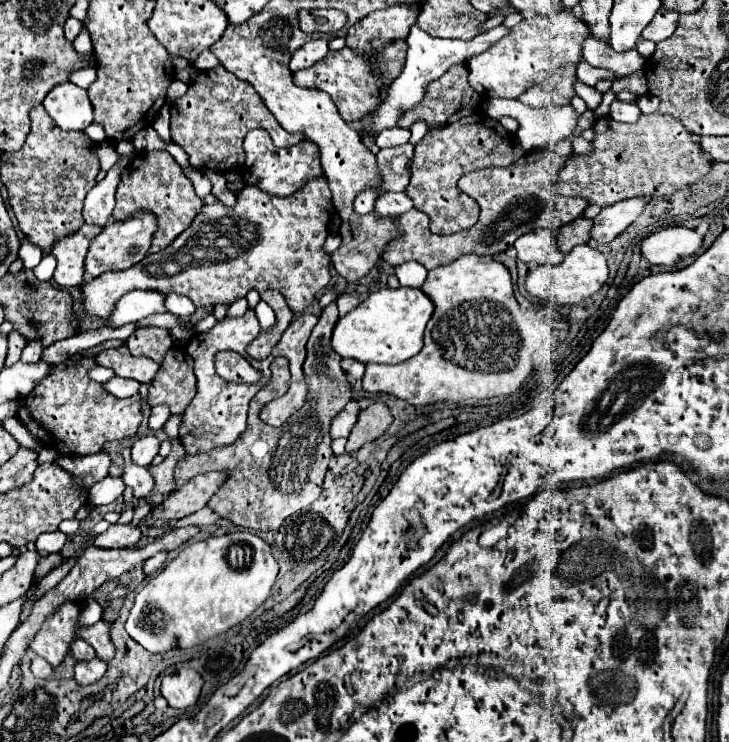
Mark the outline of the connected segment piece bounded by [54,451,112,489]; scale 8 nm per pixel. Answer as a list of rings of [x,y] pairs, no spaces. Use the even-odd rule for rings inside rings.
[[[100,451],[94,455],[60,455],[54,463],[62,469],[68,469],[76,477],[76,481],[80,481],[80,485],[90,489],[96,481],[108,475],[112,461],[108,453]]]

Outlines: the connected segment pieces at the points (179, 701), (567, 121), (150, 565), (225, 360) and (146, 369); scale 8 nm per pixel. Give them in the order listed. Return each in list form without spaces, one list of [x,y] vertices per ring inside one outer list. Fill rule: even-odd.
[[[182,667],[176,673],[166,675],[162,679],[162,695],[168,699],[170,707],[188,709],[196,705],[202,685],[204,685],[204,679],[196,669]]]
[[[488,99],[486,105],[484,105],[484,113],[490,115],[490,117],[502,117],[502,115],[514,117],[520,123],[520,129],[516,133],[518,133],[518,137],[522,137],[522,149],[526,153],[546,149],[552,143],[556,143],[556,141],[572,135],[572,131],[578,125],[578,119],[580,119],[580,115],[576,113],[576,109],[572,105],[532,109],[532,107],[526,107],[524,103],[520,103],[518,99]]]
[[[158,553],[158,555],[154,555],[152,559],[148,559],[148,561],[144,563],[144,571],[146,571],[146,575],[158,571],[158,569],[166,563],[166,559],[168,559],[168,553]]]
[[[222,351],[216,355],[216,371],[224,381],[232,383],[260,383],[262,371],[252,369],[252,365],[240,355],[232,351]]]
[[[126,345],[118,347],[118,349],[106,349],[102,353],[96,355],[98,363],[104,367],[110,367],[116,371],[118,377],[128,377],[128,379],[136,379],[140,383],[150,383],[154,381],[160,365],[152,359],[144,359],[144,357],[134,357]]]

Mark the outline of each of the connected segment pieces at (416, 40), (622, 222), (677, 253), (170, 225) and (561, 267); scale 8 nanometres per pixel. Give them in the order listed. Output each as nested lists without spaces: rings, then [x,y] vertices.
[[[416,23],[412,25],[410,29],[410,35],[408,35],[408,57],[406,57],[406,65],[404,65],[404,71],[402,75],[392,81],[392,85],[388,87],[388,93],[382,101],[382,105],[378,109],[374,109],[370,115],[366,115],[360,123],[362,123],[362,135],[366,137],[376,137],[382,129],[390,129],[390,127],[396,127],[400,123],[400,119],[410,111],[414,109],[416,105],[422,103],[426,91],[428,91],[428,85],[432,81],[436,81],[436,77],[442,77],[444,73],[448,73],[450,67],[458,65],[458,63],[468,63],[474,55],[480,55],[484,53],[494,41],[498,41],[500,37],[504,37],[504,33],[508,33],[508,29],[504,29],[502,25],[500,27],[494,27],[490,29],[488,33],[480,33],[476,35],[474,39],[470,41],[462,41],[462,39],[436,39],[436,37],[428,37],[426,31],[422,31]]]
[[[634,197],[628,201],[618,201],[616,205],[602,209],[600,215],[594,219],[592,227],[592,239],[598,245],[610,243],[614,237],[618,237],[622,231],[626,231],[628,225],[636,221],[636,217],[644,211],[646,199],[644,197]]]
[[[666,227],[642,241],[642,255],[652,265],[674,267],[702,247],[704,237],[690,227]]]
[[[146,151],[146,153],[138,153],[134,161],[122,171],[116,189],[116,207],[112,211],[112,219],[126,221],[136,213],[156,215],[158,229],[152,237],[152,245],[148,253],[158,253],[168,243],[172,243],[184,229],[190,227],[192,219],[198,215],[202,205],[204,205],[202,199],[198,199],[194,193],[192,181],[184,175],[182,167],[168,151]]]
[[[586,243],[586,245],[574,247],[564,257],[564,261],[558,265],[540,265],[540,267],[528,271],[526,291],[532,297],[538,297],[538,299],[548,301],[548,303],[576,305],[580,301],[588,299],[590,295],[594,295],[606,283],[606,279],[608,279],[608,267],[606,267],[604,255]]]

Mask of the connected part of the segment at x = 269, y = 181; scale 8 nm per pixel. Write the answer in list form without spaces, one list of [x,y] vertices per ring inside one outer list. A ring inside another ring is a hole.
[[[252,129],[244,139],[244,151],[246,151],[246,181],[250,185],[256,185],[264,193],[276,195],[276,197],[288,197],[296,193],[300,187],[304,187],[310,179],[316,179],[324,175],[320,167],[320,149],[312,141],[302,141],[294,147],[274,147],[268,131],[264,129]]]

